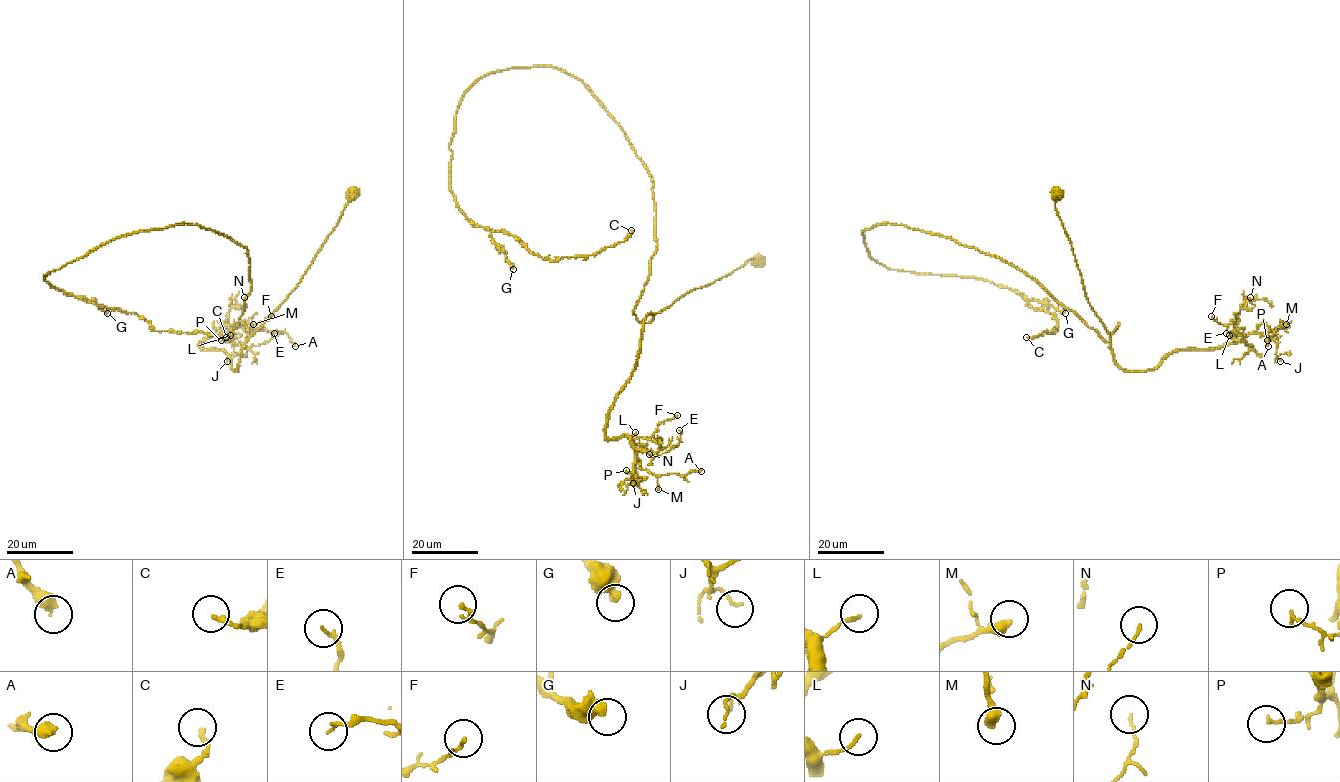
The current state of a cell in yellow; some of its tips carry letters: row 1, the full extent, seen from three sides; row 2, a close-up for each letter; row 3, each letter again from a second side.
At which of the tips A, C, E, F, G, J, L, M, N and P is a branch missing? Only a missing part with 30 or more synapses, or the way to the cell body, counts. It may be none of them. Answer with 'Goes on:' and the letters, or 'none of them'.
Goes on: none of them

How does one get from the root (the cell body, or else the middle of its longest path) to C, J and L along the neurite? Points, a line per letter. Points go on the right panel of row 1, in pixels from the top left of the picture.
C: (1058, 194), (1108, 342), (997, 257), (863, 231), (891, 270), (1054, 315), (1026, 337)
J: (1058, 194), (1086, 297), (1124, 370), (1153, 369), (1172, 352), (1252, 333), (1272, 337), (1280, 361)
L: (1058, 194), (1055, 209), (1086, 297), (1124, 370), (1153, 369), (1180, 350), (1232, 344), (1234, 338), (1229, 335)

